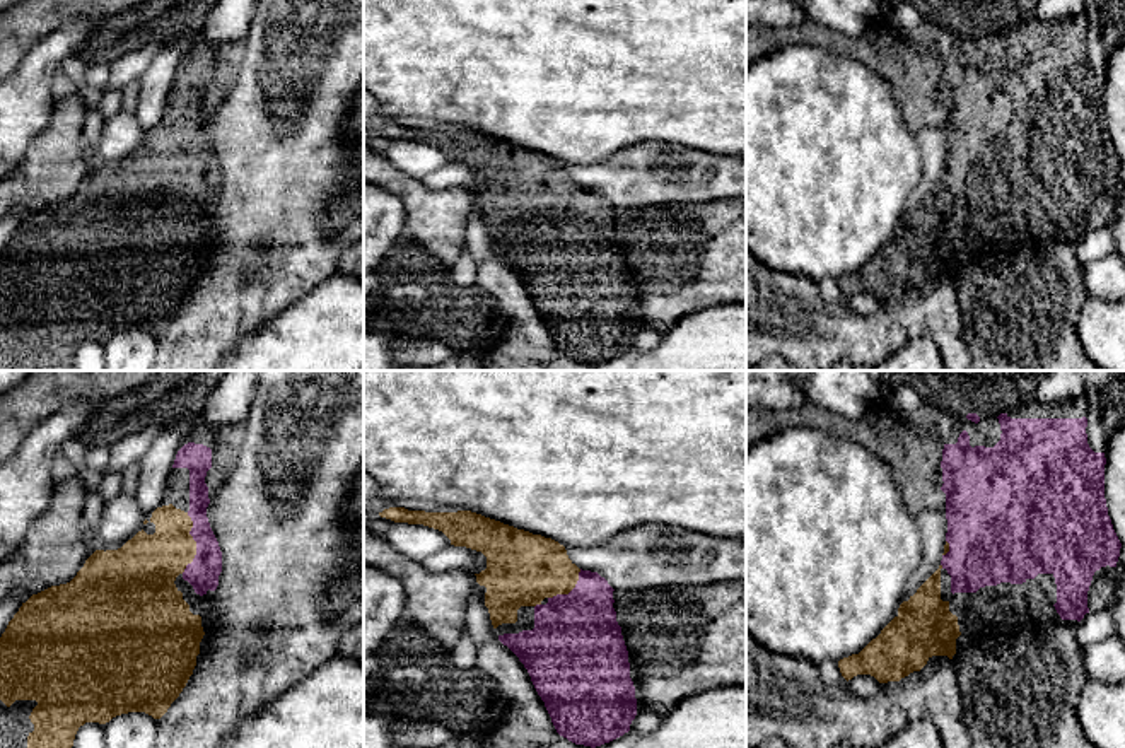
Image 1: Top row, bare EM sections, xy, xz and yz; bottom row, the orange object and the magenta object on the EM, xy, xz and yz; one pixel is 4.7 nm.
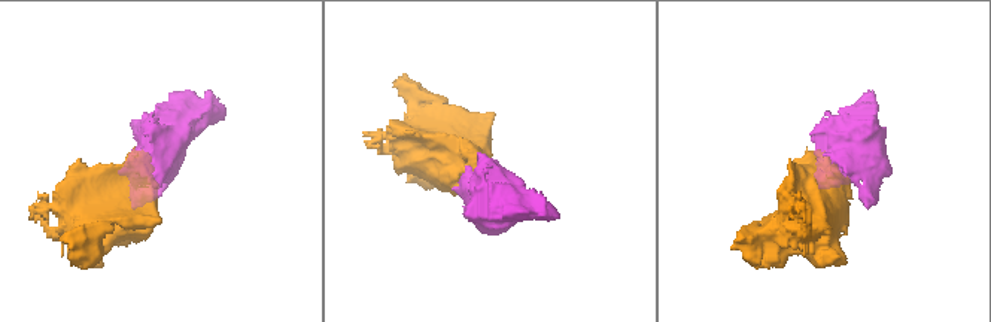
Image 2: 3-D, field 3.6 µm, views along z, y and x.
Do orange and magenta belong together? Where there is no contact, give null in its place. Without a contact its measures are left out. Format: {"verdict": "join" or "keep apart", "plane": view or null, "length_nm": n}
{"verdict": "join", "plane": "xy", "length_nm": 280}

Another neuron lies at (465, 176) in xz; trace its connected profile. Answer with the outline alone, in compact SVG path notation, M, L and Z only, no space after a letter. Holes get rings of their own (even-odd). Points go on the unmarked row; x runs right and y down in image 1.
M451 162L446 167L432 171L422 181L430 190L458 186L469 191L480 191L487 186L487 174L481 169Z

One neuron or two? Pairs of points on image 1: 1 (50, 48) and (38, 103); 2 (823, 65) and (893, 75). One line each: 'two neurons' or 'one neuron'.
1: one neuron
2: two neurons

